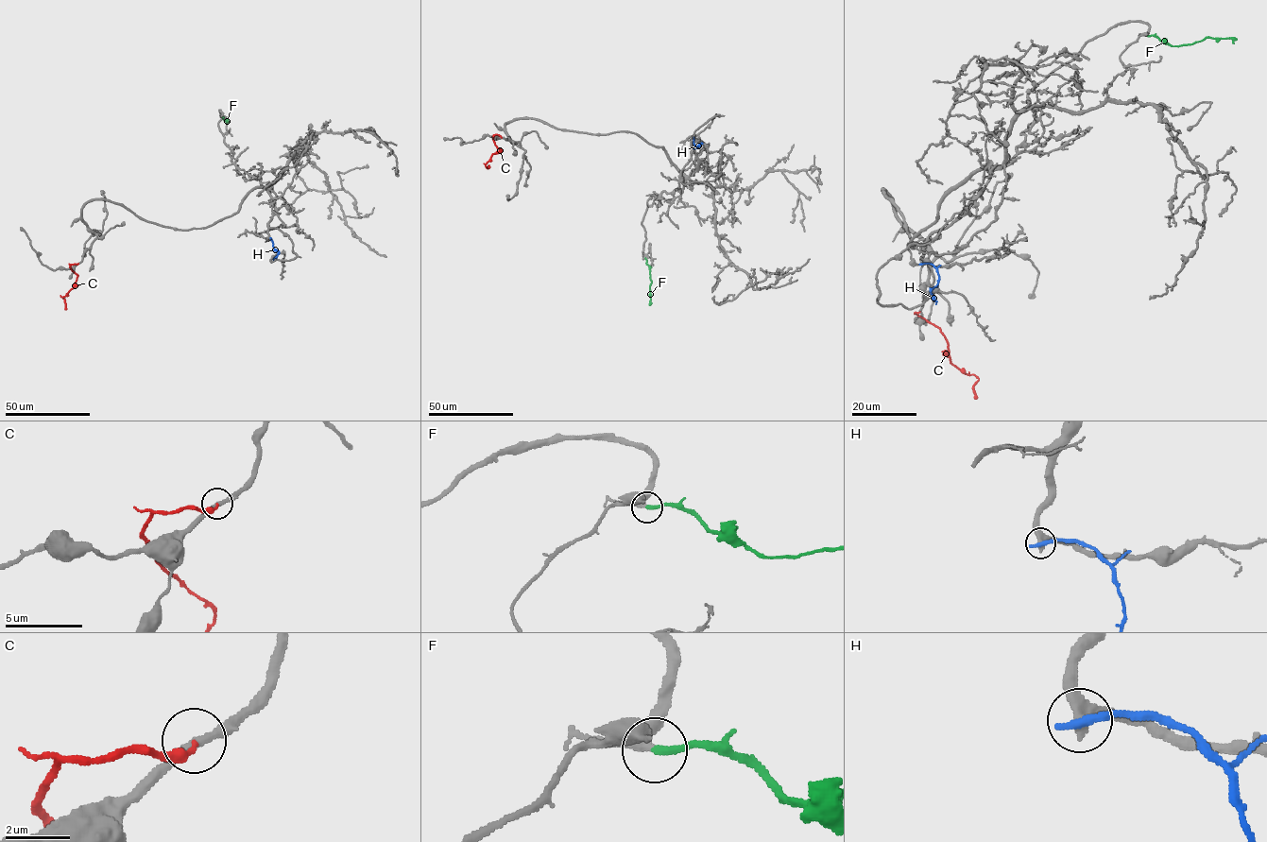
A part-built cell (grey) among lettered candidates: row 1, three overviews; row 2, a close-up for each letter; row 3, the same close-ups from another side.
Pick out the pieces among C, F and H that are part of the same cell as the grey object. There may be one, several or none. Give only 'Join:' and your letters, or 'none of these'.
Join: F

